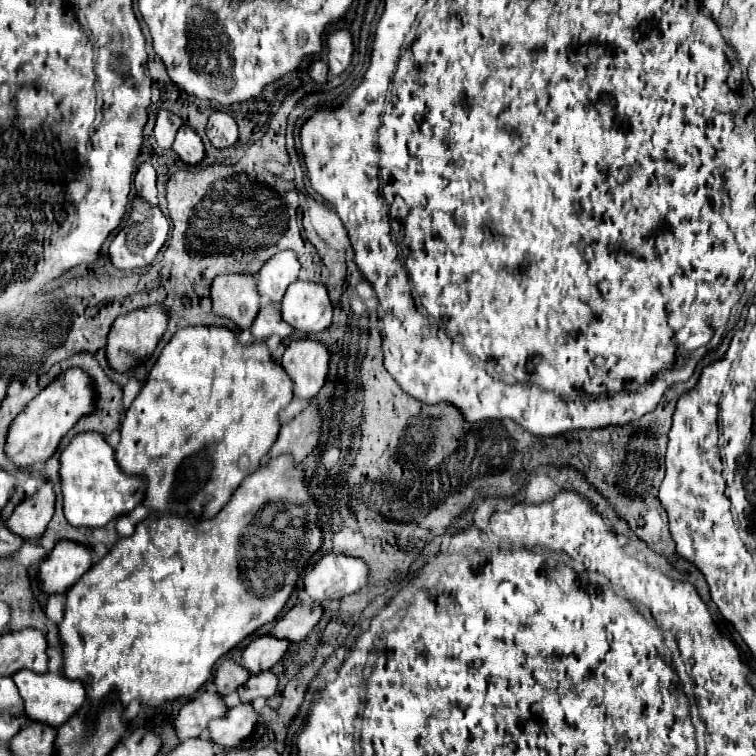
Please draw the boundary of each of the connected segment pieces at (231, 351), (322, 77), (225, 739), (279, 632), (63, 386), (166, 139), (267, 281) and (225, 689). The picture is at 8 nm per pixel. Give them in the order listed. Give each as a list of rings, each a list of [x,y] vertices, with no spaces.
[[[185,327],[185,329],[179,329],[171,337],[171,341],[163,347],[159,359],[155,361],[153,369],[147,375],[143,389],[139,391],[139,395],[133,399],[131,407],[125,413],[125,419],[121,423],[121,439],[119,439],[119,445],[115,447],[117,465],[123,473],[139,475],[147,481],[143,505],[151,513],[159,513],[159,515],[193,513],[201,519],[211,519],[229,501],[229,497],[241,485],[241,481],[261,465],[261,459],[269,453],[271,445],[277,439],[277,431],[281,427],[279,425],[279,411],[285,409],[291,403],[291,399],[293,399],[293,383],[291,383],[289,375],[285,375],[285,371],[281,371],[281,365],[271,361],[271,353],[265,347],[265,343],[249,343],[243,347],[237,343],[237,335],[233,331],[229,331],[227,327]]]
[[[313,61],[311,67],[309,67],[309,77],[315,81],[315,83],[327,83],[329,79],[329,73],[327,73],[327,63],[323,61]]]
[[[239,703],[229,707],[223,719],[213,719],[213,723],[209,723],[209,739],[217,747],[237,747],[253,733],[257,721],[259,715],[255,709],[251,705]]]
[[[297,603],[275,623],[269,635],[285,639],[289,643],[299,643],[311,633],[311,629],[319,623],[319,619],[321,607],[317,603]]]
[[[67,369],[35,399],[31,399],[27,407],[21,411],[21,415],[17,415],[17,419],[13,419],[5,443],[7,459],[11,459],[15,467],[31,467],[37,461],[47,461],[57,451],[59,441],[77,423],[77,419],[91,411],[93,411],[91,379],[81,369]]]
[[[159,111],[157,123],[155,123],[155,139],[157,139],[157,145],[161,149],[171,149],[173,139],[175,139],[175,133],[179,131],[181,125],[183,125],[183,121],[175,113]]]
[[[293,251],[277,253],[273,259],[261,267],[257,275],[257,293],[259,297],[267,297],[267,301],[279,305],[287,287],[299,277],[299,261]]]
[[[225,659],[217,667],[213,683],[217,687],[217,693],[221,697],[225,697],[231,691],[235,691],[241,683],[245,683],[245,679],[249,679],[249,673],[247,671],[241,671],[241,667],[237,667],[237,661],[235,659]]]

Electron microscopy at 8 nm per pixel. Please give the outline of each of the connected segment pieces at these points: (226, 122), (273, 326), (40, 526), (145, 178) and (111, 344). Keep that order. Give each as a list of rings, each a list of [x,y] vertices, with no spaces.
[[[213,111],[209,117],[209,123],[207,123],[207,137],[209,137],[211,145],[219,151],[233,147],[239,139],[235,119],[225,111]]]
[[[269,303],[261,307],[261,311],[257,313],[257,319],[251,325],[253,341],[267,341],[271,335],[279,335],[281,339],[285,339],[289,337],[289,333],[291,333],[291,327],[283,323],[279,309],[269,307]]]
[[[45,483],[35,495],[25,497],[15,507],[11,517],[7,519],[7,529],[25,541],[39,539],[53,517],[53,505],[55,505],[53,485]]]
[[[149,161],[141,163],[139,171],[135,173],[135,189],[137,189],[137,195],[141,199],[145,199],[147,203],[151,205],[157,205],[157,189],[155,189],[155,169]]]
[[[151,305],[151,307],[131,311],[127,315],[117,317],[109,335],[107,335],[107,347],[105,347],[107,361],[109,361],[111,369],[115,369],[117,373],[129,373],[137,365],[141,365],[155,351],[155,347],[157,347],[161,335],[165,333],[165,329],[167,329],[165,305]]]

